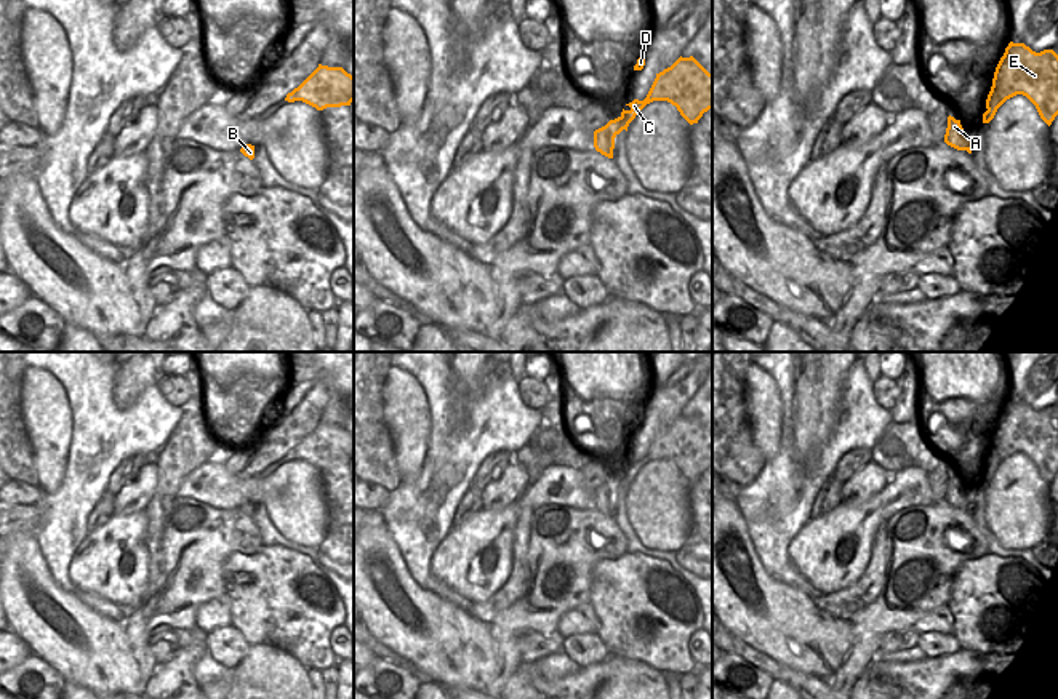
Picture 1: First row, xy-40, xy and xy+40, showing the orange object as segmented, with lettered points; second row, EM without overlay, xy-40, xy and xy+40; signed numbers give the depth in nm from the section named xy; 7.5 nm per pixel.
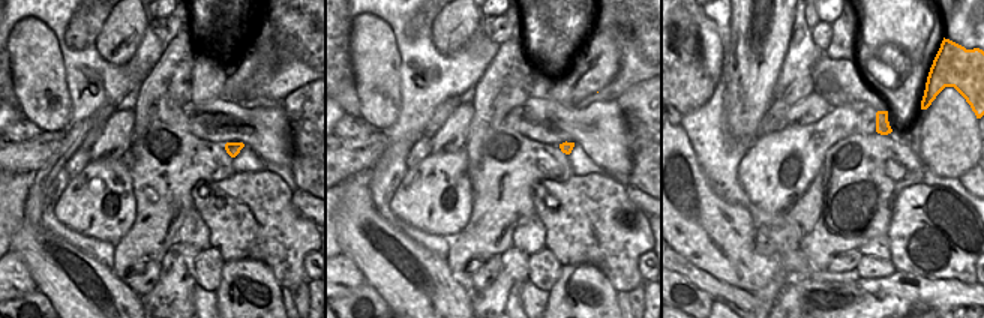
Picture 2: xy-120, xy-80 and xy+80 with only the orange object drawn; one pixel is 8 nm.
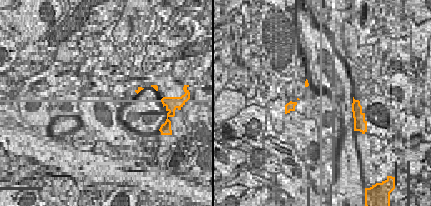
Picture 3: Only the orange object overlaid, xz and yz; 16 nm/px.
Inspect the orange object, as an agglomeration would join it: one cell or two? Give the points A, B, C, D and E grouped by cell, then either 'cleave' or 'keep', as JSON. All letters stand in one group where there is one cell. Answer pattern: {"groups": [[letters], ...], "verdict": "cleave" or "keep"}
{"groups": [["A", "B"], ["C", "D", "E"]], "verdict": "cleave"}

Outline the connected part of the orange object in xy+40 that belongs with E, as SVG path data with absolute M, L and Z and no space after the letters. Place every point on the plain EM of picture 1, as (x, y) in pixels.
M1010 400L1000 416L986 457L983 481L1010 456L1023 453L1050 485L1058 473L1058 413L1053 408L1032 409L1024 401Z

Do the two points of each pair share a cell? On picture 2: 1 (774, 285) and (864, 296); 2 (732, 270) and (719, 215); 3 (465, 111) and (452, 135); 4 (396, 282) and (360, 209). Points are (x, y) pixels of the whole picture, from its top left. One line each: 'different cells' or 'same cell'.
1: different cells
2: same cell
3: same cell
4: same cell

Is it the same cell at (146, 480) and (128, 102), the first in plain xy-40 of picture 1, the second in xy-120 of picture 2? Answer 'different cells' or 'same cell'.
different cells

